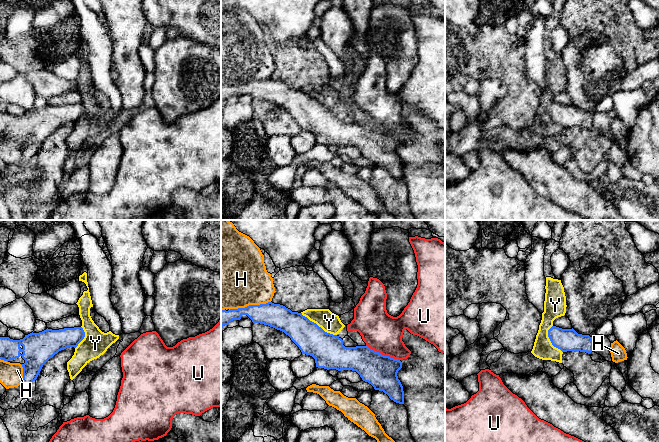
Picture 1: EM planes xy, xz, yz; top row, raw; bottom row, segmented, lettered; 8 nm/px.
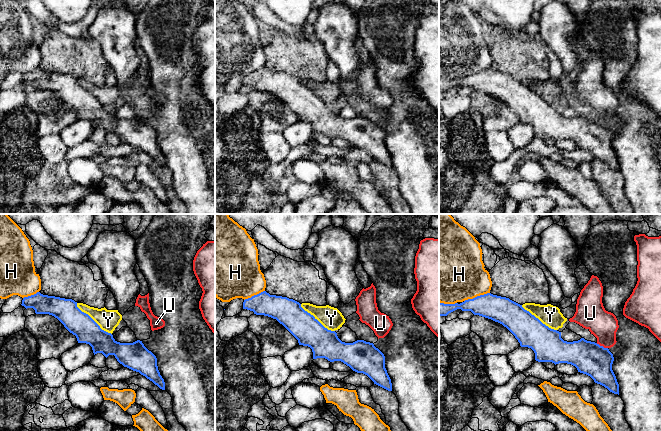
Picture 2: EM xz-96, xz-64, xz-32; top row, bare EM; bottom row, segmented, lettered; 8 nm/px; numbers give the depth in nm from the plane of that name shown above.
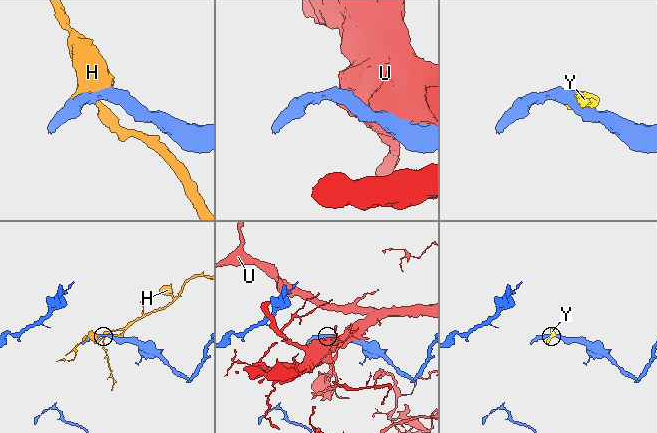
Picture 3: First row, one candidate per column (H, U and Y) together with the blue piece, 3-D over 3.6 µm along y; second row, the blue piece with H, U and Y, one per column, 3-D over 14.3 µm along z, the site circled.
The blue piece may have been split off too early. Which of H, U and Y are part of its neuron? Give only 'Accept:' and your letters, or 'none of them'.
Accept: none of them

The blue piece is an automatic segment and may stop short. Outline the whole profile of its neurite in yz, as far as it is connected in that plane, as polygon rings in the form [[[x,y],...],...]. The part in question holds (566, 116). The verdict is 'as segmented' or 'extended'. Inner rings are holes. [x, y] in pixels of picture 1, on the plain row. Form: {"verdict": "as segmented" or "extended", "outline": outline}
{"verdict": "as segmented", "outline": [[[552,102],[548,106],[552,121],[562,128],[580,127],[590,130],[593,126],[593,116],[589,111],[578,110],[573,104],[562,105]]]}

